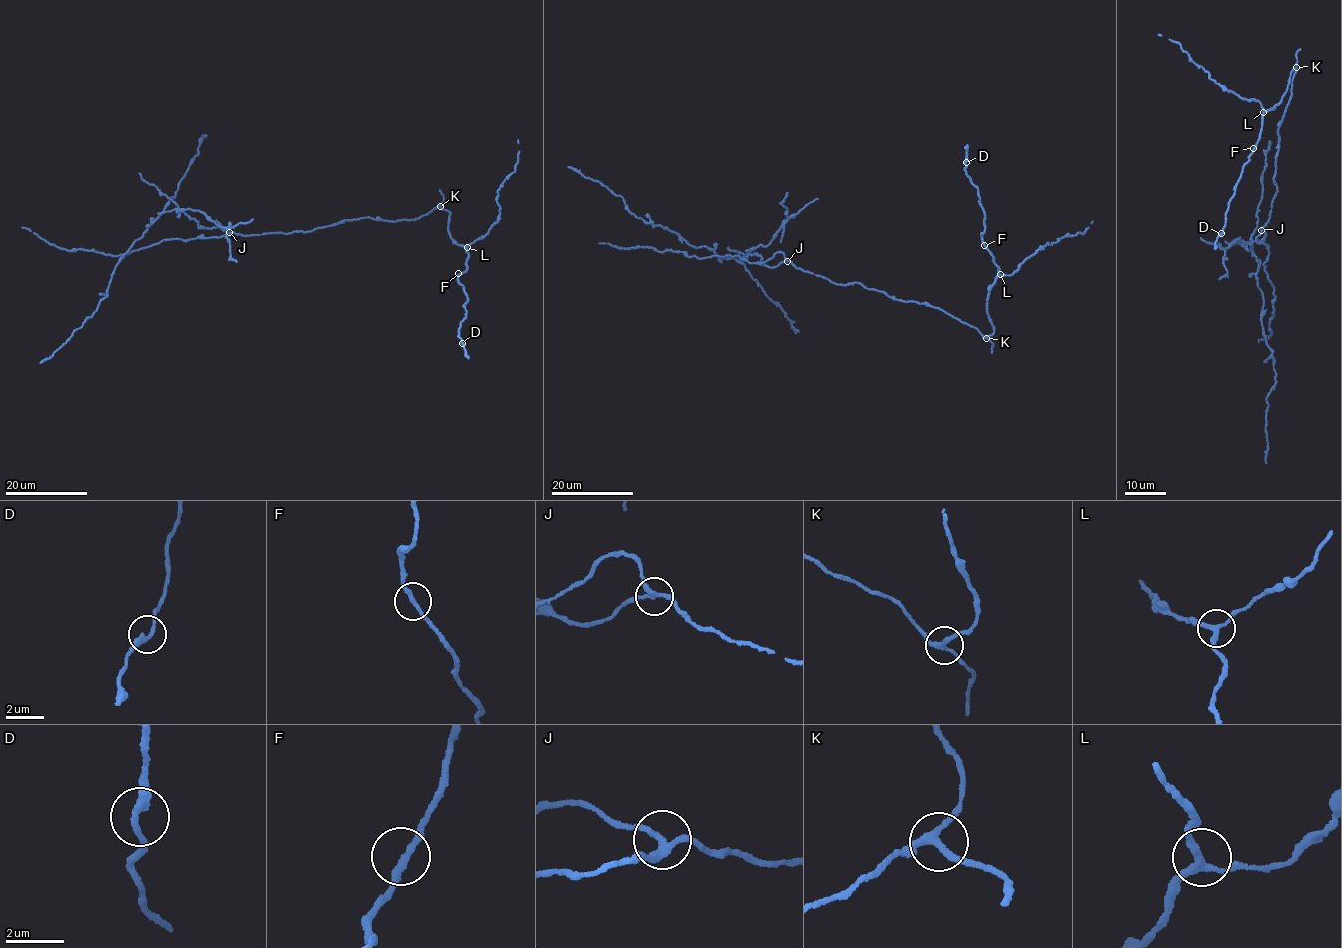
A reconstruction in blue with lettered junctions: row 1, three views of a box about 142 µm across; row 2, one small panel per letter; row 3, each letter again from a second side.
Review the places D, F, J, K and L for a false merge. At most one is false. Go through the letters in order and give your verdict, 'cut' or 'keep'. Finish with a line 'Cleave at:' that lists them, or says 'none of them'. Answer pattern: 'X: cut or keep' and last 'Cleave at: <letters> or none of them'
D: keep
F: keep
J: cut
K: keep
L: keep
Cleave at: J

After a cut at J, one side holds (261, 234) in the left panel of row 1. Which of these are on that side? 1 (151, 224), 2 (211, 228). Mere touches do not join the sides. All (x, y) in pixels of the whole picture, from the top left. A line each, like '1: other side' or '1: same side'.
1: other side
2: other side

